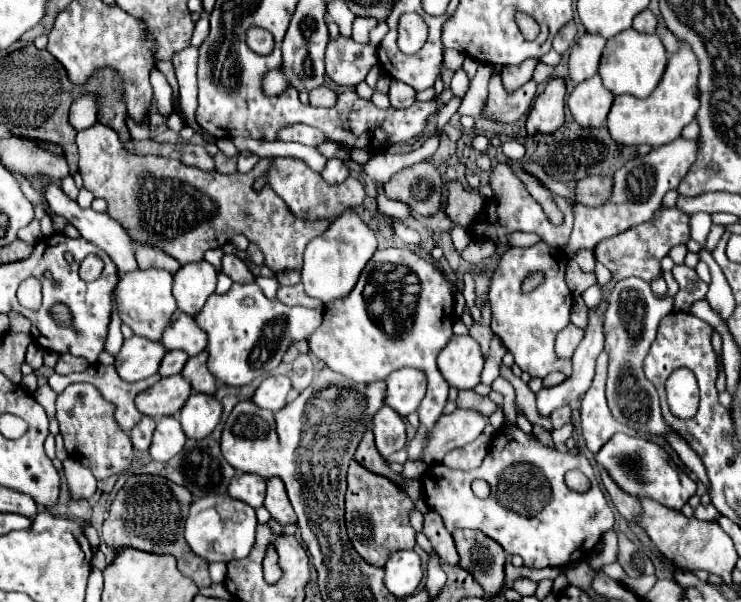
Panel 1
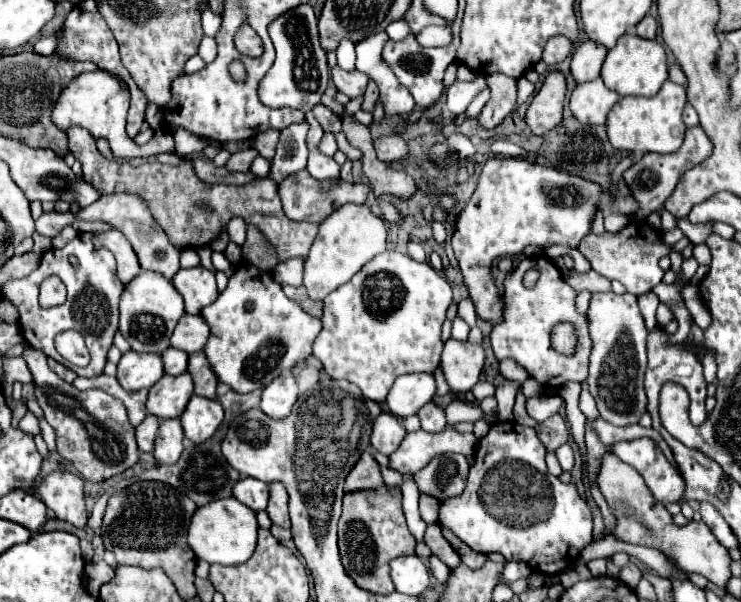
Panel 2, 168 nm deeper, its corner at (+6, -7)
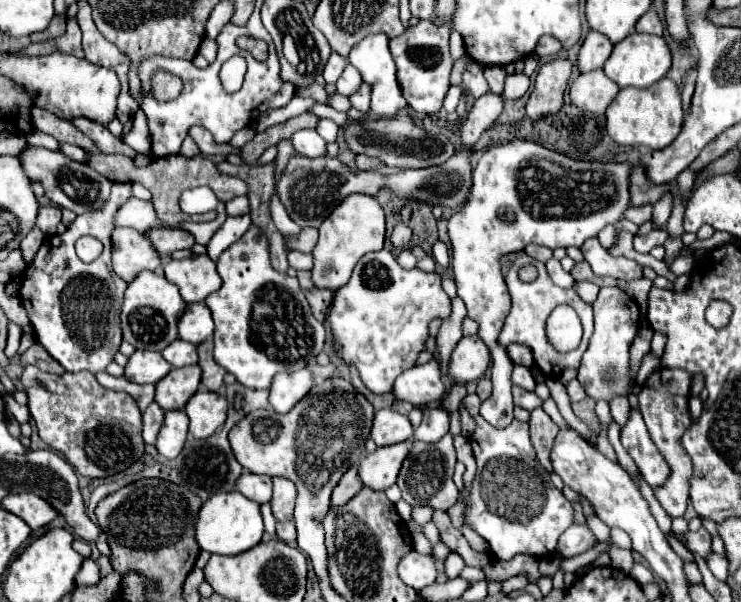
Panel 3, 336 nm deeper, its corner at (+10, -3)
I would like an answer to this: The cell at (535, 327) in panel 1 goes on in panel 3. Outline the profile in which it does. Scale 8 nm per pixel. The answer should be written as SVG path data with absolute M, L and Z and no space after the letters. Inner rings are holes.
M524 252L516 258L516 262L512 264L512 268L508 270L508 274L506 274L506 284L508 284L508 290L510 290L510 296L512 296L512 308L510 308L510 312L508 312L508 316L506 316L504 328L502 328L502 332L500 332L500 344L502 344L502 346L508 346L508 344L512 344L512 342L528 344L528 346L532 348L532 352L534 352L536 364L538 364L548 376L558 376L564 368L578 368L578 366L580 366L580 358L582 358L582 354L584 354L584 350L586 350L586 346L588 346L588 340L590 340L590 336L592 336L592 306L586 304L586 302L576 294L574 288L568 288L568 290L566 290L566 288L556 286L556 284L550 280L550 276L548 276L546 266L544 266L542 262L538 262L538 260L530 258L530 256L526 256ZM526 264L534 264L534 266L538 268L538 278L536 278L534 282L530 282L530 284L526 284L526 282L522 282L522 280L518 278L518 270L520 270L522 266L526 266ZM560 304L572 306L572 308L576 310L576 314L580 316L580 322L582 322L582 328L584 328L584 336L582 336L580 346L578 346L576 350L572 350L572 352L566 352L566 354L558 354L558 352L554 350L554 346L548 342L548 336L546 336L546 320L548 320L550 312L552 312L556 306L560 306Z

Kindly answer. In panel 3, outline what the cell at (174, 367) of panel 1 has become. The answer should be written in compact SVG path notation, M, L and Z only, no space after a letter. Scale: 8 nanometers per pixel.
M174 340L168 348L164 348L162 356L174 366L174 368L184 368L190 364L198 364L198 350L194 344L186 340Z

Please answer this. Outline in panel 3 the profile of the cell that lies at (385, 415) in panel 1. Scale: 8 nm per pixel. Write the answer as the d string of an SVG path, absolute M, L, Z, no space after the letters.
M378 410L372 426L372 440L376 446L390 446L406 442L414 436L414 426L408 416L398 414L396 410Z

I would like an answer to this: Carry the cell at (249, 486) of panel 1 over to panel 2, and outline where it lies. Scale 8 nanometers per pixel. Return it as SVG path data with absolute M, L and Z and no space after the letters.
M240 478L234 484L232 496L236 500L242 500L242 504L250 506L250 510L260 512L268 504L268 484L256 480L256 478Z

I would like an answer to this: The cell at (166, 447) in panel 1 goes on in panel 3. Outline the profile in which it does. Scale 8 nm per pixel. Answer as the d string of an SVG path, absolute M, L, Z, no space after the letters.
M182 410L166 412L164 426L158 434L156 448L162 458L176 458L182 452L182 446L188 436L188 416Z

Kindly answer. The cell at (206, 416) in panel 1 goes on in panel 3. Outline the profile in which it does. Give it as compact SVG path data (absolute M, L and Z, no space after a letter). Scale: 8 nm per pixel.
M198 390L186 404L184 412L190 418L190 434L194 438L208 438L214 434L222 422L226 422L228 412L228 400L222 394Z

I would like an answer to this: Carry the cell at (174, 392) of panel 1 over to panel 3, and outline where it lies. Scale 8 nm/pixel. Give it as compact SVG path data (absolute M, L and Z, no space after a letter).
M200 366L174 368L156 384L156 402L164 410L182 410L200 388Z

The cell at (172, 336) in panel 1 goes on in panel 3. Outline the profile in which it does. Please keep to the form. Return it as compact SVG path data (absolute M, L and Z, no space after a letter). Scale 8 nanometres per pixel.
M204 302L202 304L190 304L178 322L178 332L180 332L182 340L192 342L192 344L200 344L206 338L210 338L214 332L210 308Z

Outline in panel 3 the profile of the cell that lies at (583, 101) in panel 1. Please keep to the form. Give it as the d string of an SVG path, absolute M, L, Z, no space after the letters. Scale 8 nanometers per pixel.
M594 70L594 72L580 74L574 80L570 88L570 98L574 106L578 106L580 110L604 114L608 104L616 98L618 92L620 92L620 86L614 80L610 80L604 74L604 70Z

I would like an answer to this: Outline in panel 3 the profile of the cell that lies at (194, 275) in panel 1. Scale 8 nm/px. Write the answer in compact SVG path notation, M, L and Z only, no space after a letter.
M190 256L184 260L170 260L164 266L166 278L178 286L186 304L204 302L208 294L220 288L216 264L206 256Z

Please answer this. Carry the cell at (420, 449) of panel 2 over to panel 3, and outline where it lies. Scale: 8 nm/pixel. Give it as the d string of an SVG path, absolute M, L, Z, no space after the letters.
M412 440L378 448L358 462L358 478L364 488L386 490L396 484L400 466L412 448Z

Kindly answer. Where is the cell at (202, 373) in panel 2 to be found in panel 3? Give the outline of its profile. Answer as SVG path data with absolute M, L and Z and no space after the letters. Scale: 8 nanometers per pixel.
M210 338L204 340L202 344L198 344L198 356L200 356L198 364L202 368L202 384L212 392L220 392L224 386L226 370L222 370L222 366L218 366L214 362L212 348L214 348L214 342Z

